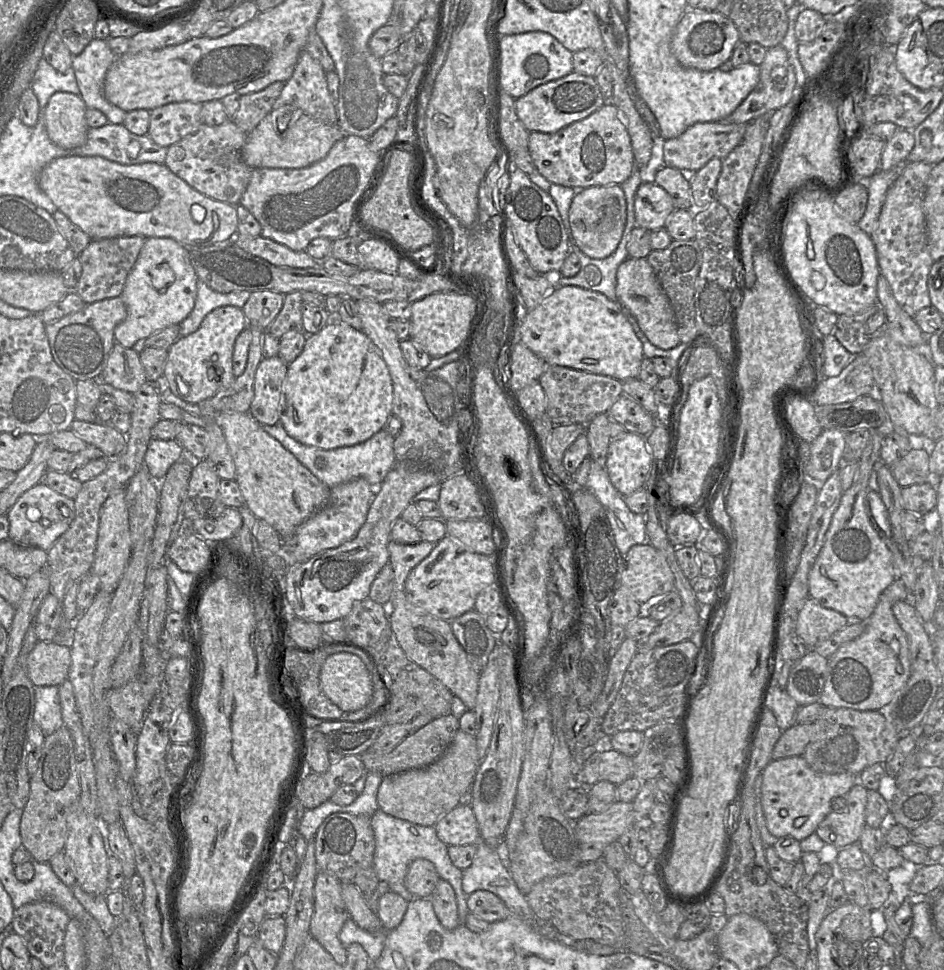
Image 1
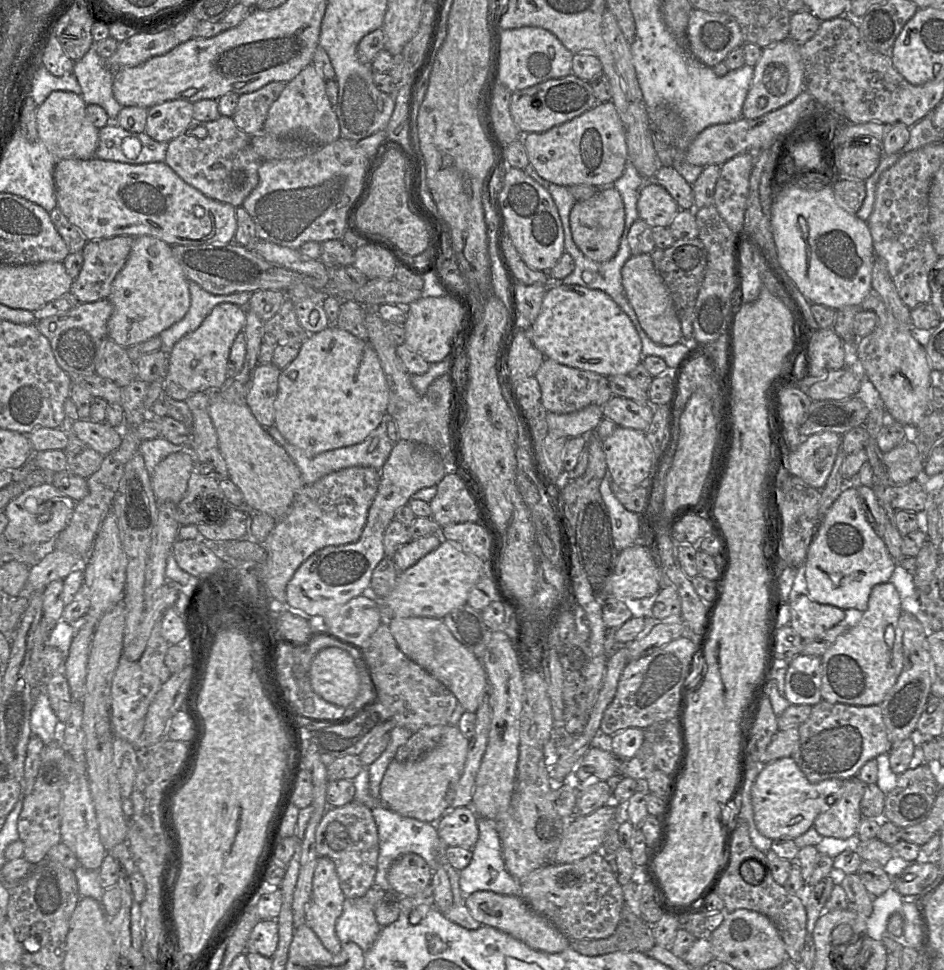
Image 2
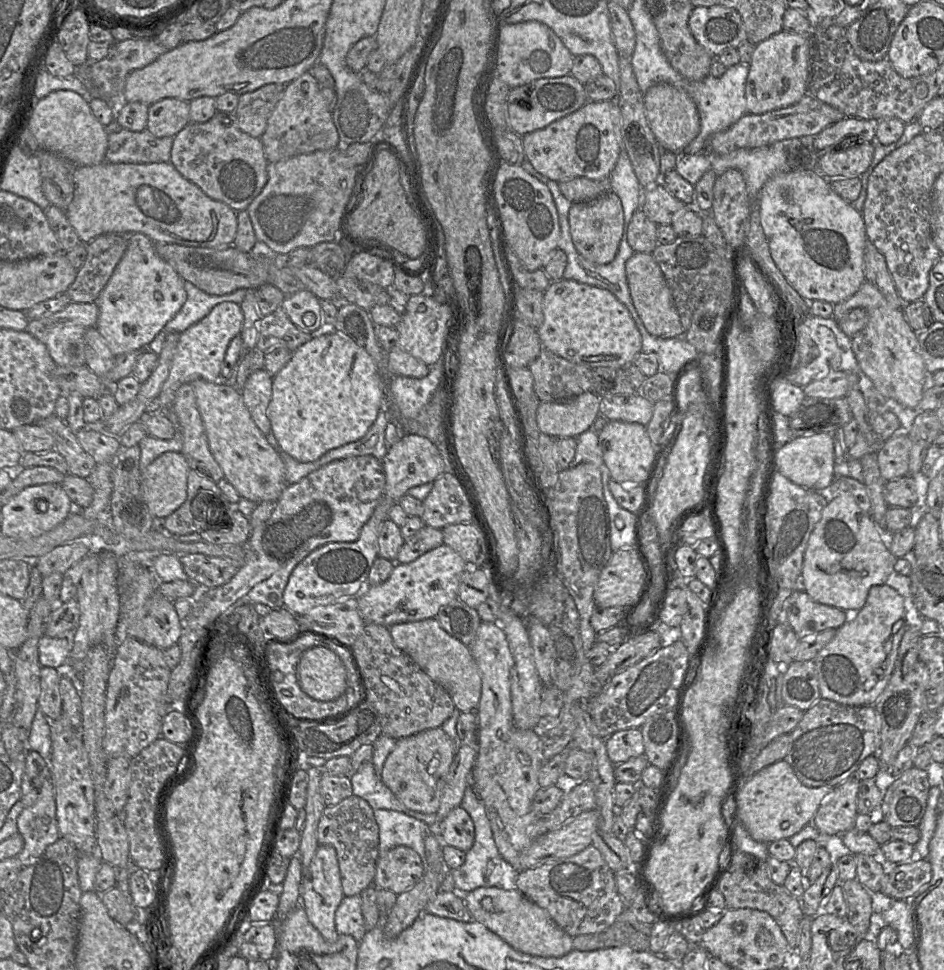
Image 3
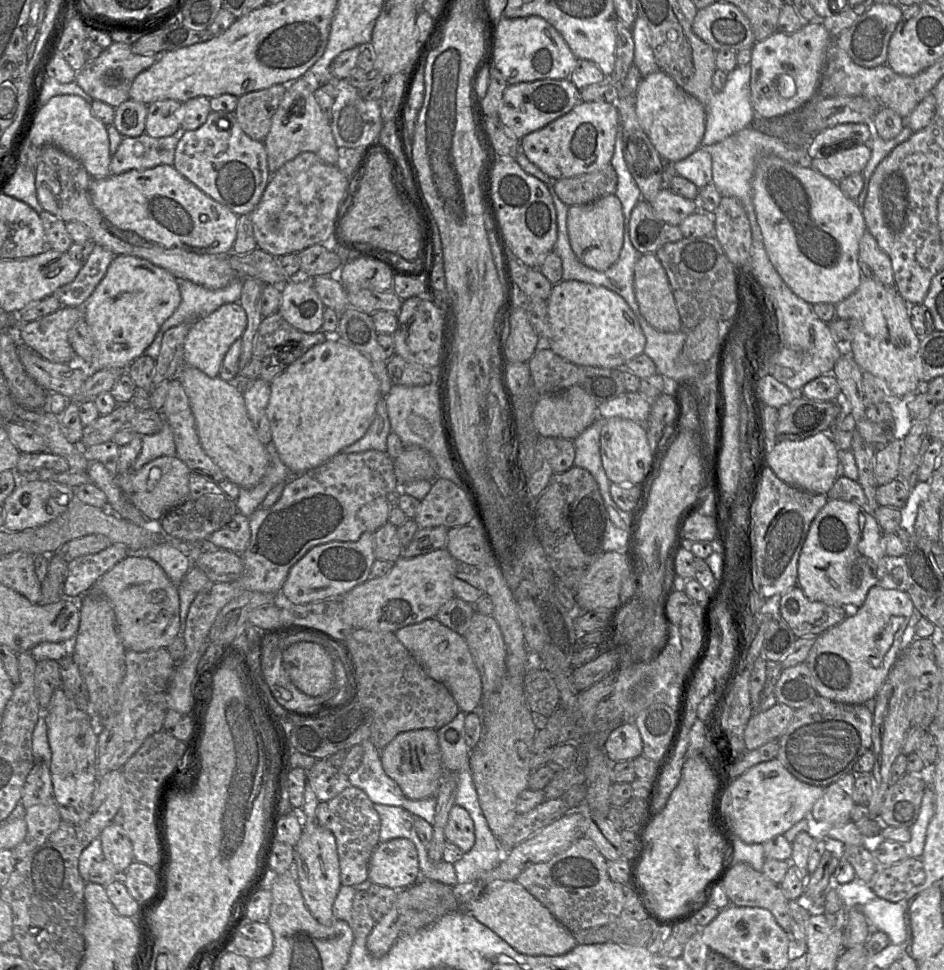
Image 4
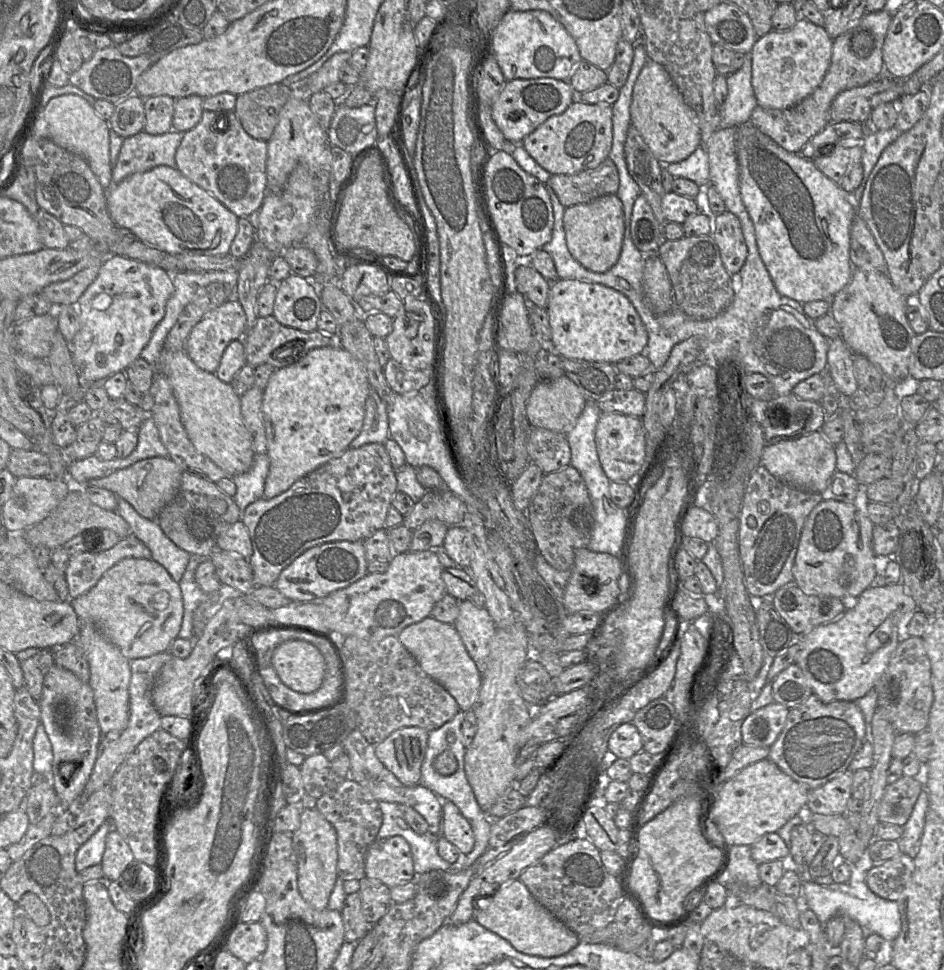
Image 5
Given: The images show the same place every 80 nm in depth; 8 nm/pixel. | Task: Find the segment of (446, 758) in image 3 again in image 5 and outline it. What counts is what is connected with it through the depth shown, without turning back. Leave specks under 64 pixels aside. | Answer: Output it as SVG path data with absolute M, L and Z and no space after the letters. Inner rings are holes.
M403 727L374 746L375 754L381 763L407 786L420 783L428 732L419 727Z

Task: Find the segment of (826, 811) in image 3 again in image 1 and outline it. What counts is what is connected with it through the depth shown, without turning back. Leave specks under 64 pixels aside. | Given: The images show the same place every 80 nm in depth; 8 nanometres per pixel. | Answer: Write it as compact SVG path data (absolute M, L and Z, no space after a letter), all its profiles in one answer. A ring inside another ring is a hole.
M859 783L843 797L833 800L831 812L816 829L822 841L840 849L858 844L866 825L867 792L867 789Z

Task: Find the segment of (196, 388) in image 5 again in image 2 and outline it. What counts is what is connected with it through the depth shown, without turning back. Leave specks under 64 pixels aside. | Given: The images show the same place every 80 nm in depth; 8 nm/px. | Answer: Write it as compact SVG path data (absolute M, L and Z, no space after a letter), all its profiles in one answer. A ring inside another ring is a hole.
M216 390L209 392L209 399L209 415L217 433L220 453L228 468L228 478L239 488L244 502L253 511L281 519L303 486L298 466L258 423L246 403L228 402Z

